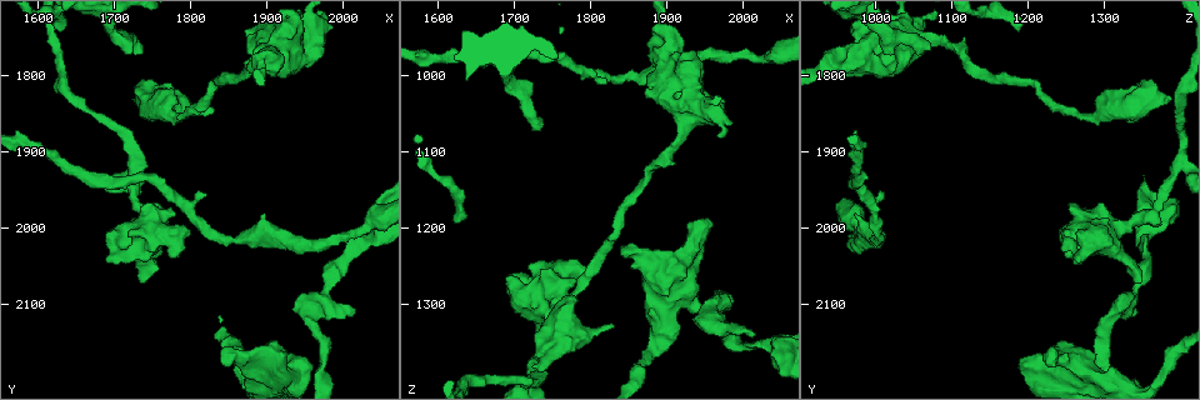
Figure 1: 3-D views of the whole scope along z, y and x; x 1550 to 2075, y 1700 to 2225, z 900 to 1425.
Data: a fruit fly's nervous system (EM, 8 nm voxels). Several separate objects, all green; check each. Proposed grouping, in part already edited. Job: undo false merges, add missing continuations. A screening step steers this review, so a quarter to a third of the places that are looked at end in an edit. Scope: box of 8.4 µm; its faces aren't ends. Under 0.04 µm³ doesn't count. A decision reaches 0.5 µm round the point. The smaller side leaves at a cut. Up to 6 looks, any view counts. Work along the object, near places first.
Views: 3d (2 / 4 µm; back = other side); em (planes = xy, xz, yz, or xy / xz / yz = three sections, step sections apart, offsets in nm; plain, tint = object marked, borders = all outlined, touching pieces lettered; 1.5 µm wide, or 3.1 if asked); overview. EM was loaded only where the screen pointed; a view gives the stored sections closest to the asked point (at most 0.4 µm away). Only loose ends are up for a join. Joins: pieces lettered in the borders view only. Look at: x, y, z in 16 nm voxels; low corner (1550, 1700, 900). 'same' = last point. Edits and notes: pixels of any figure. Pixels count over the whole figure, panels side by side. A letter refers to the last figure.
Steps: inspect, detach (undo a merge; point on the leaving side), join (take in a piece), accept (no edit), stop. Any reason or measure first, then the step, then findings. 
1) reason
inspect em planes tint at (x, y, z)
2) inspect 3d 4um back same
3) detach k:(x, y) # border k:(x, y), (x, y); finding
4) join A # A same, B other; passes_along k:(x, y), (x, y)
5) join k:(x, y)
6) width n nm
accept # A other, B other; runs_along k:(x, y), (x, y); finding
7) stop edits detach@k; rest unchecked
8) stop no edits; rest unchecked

sudden change in width
inspect 3d 4um at (1765, 1845, 1315)

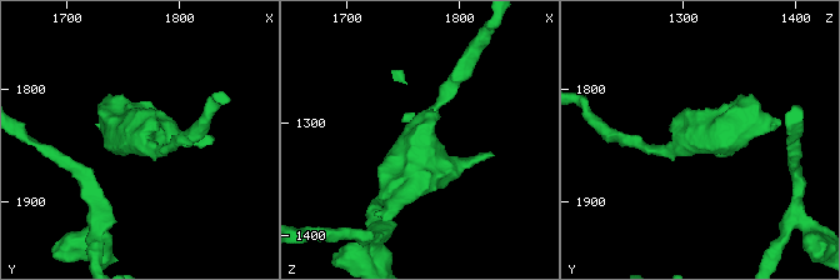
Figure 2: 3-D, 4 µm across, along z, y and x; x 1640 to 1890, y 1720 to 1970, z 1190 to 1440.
need the tissue
inspect em yz step 8 borders at (1766, 1838, 1316)

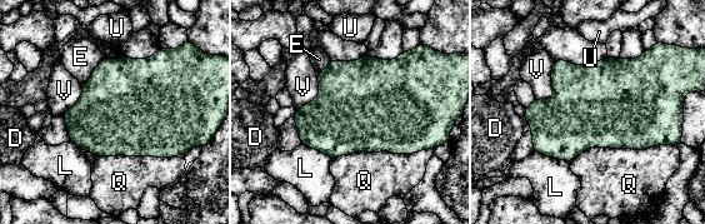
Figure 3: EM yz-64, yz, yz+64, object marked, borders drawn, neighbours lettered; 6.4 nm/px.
longest_contact Q 650 nm
accept # D other, E other, L other, Q other, U other, V other; one neuron here

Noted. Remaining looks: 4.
an open end
inspect 3d 2um at (1725, 1760, 1070)

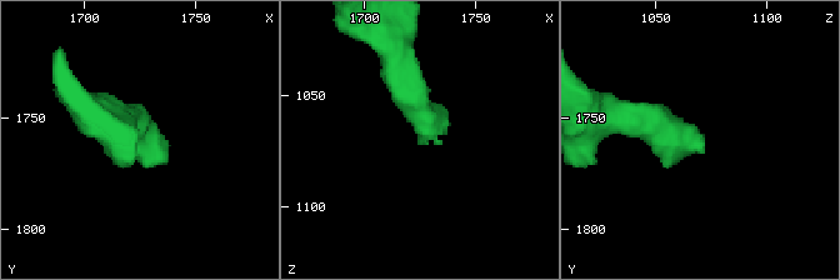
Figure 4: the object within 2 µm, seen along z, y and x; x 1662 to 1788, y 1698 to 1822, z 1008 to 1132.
inspect em planes borders at (1725, 1765, 1072)

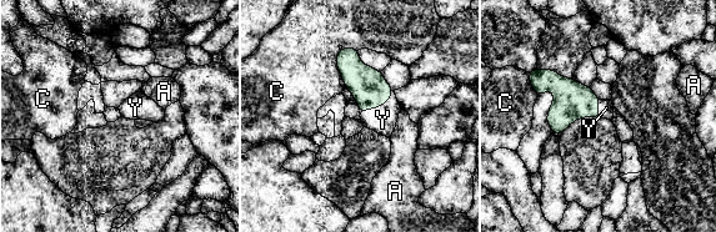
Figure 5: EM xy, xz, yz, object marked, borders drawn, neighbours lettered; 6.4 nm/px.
join 5:(382, 120) # A other, C other, Y same; passes_along 5:(369, 87), (379, 106), (382, 120); the neuron continues

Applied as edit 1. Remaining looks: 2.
narrows sharply
inspect 3d 2um back at (1975, 2085, 1340)

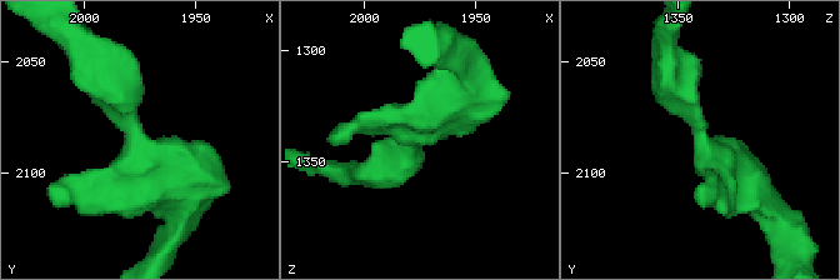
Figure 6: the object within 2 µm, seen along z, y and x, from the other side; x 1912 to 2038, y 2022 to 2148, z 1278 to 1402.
inspect em planes borders at (1977, 2082, 1340)

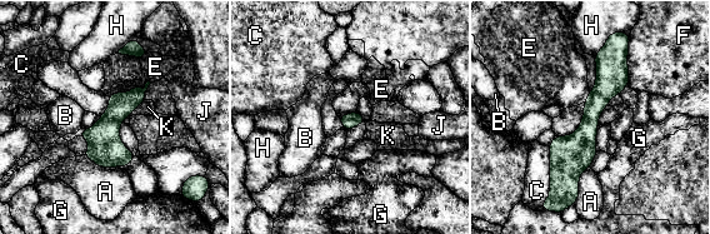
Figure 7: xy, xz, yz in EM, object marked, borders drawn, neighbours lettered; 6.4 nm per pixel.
accept # A other, B other, C other, E other, F other, G other, H other, J other, K other; runs_along 7:(609, 48), (571, 193); one neuron here

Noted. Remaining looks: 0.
stop edits join@5; rest unchecked

